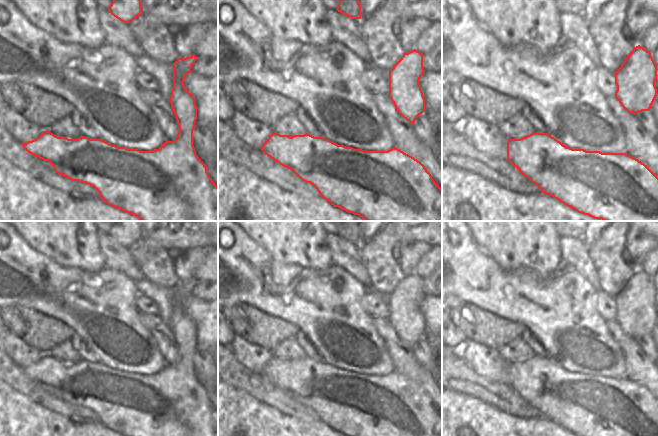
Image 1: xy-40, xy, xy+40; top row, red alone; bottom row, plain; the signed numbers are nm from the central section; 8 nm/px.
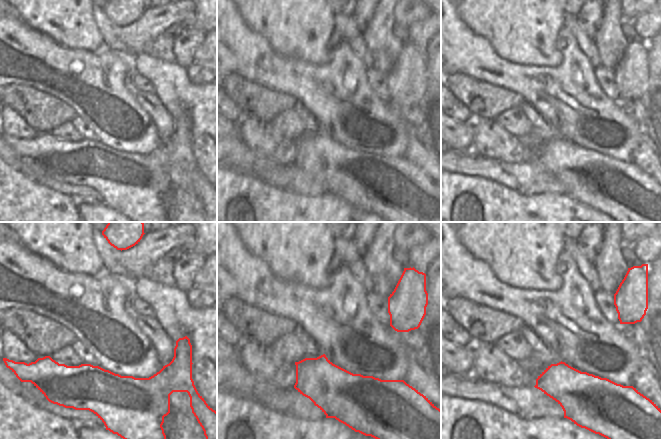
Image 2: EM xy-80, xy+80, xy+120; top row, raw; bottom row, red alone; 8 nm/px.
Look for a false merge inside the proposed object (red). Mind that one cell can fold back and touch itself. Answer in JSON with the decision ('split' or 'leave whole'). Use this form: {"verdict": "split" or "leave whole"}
{"verdict": "leave whole"}

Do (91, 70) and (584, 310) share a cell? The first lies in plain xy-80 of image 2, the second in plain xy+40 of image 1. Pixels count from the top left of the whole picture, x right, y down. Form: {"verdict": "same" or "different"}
{"verdict": "same"}

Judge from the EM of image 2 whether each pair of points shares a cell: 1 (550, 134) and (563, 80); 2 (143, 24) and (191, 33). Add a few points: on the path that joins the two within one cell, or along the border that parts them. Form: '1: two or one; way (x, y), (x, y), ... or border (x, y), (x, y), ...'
1: two; border (546, 123), (552, 126), (561, 136)
2: two; border (186, 25), (193, 26)

